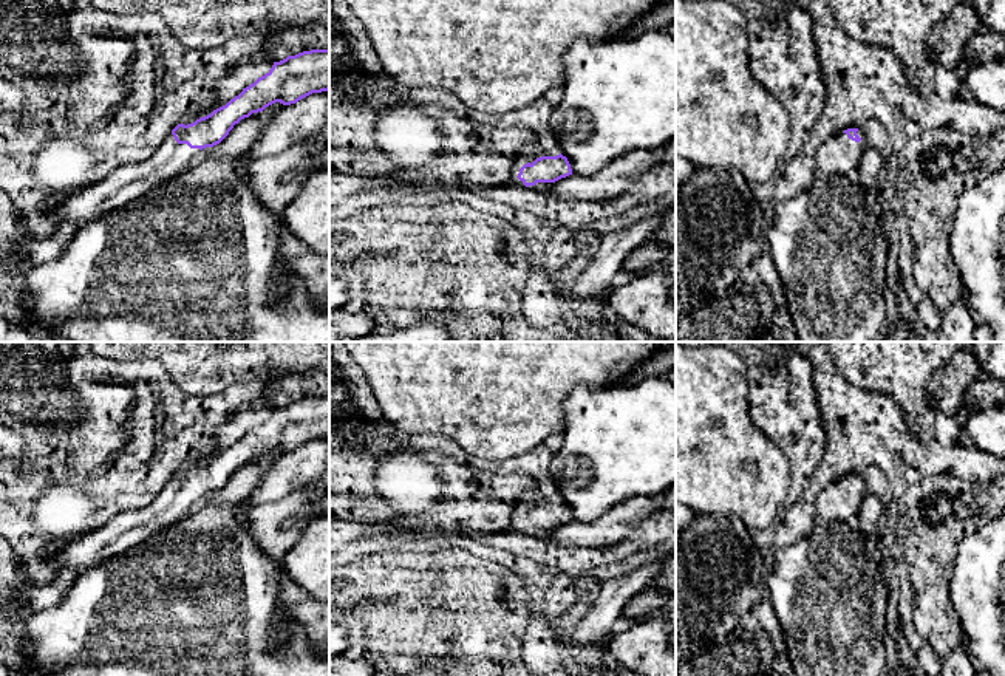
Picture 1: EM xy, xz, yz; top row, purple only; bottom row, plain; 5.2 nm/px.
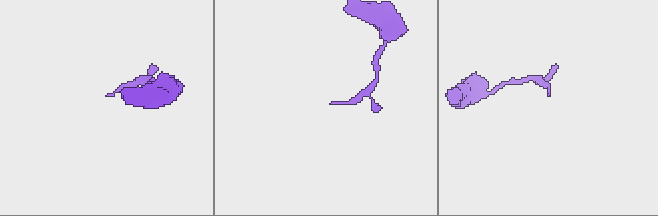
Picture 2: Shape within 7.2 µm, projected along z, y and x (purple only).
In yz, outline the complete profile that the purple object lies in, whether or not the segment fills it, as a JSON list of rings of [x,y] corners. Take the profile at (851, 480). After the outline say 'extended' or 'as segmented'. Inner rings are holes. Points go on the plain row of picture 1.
[[[847,475],[841,481],[827,486],[816,498],[816,514],[824,521],[844,521],[860,531],[858,512],[866,483],[858,475]]] | extended

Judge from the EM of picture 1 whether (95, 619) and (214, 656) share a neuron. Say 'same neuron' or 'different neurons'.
same neuron

